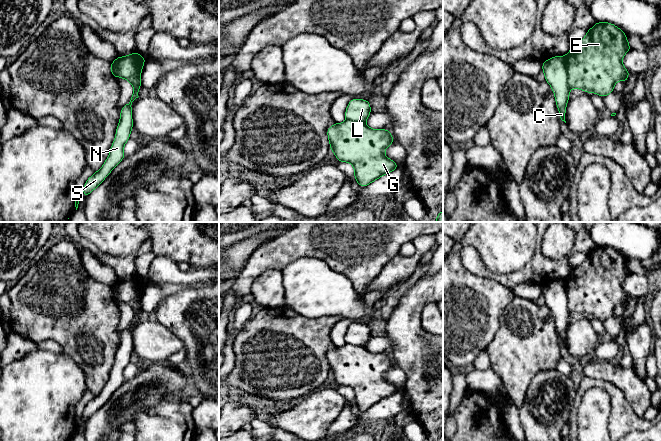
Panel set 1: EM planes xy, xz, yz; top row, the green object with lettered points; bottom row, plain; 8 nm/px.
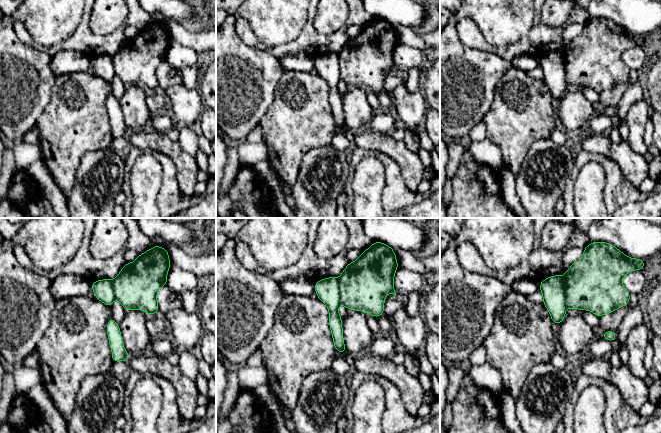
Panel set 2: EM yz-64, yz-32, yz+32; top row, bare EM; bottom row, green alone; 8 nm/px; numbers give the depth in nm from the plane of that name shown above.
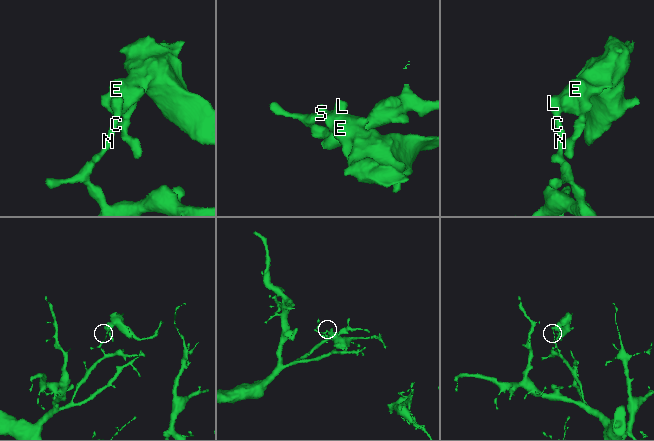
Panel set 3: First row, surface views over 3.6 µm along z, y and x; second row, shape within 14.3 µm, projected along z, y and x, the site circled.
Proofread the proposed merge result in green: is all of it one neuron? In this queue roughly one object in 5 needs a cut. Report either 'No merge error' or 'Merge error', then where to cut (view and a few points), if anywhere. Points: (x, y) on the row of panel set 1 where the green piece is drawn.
Merge error. Split along yz (564, 56), (567, 84), (570, 87)

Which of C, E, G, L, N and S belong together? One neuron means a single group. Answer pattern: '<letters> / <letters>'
C L N S / E G

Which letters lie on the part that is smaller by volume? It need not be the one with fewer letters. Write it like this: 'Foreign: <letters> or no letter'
Foreign: E, G

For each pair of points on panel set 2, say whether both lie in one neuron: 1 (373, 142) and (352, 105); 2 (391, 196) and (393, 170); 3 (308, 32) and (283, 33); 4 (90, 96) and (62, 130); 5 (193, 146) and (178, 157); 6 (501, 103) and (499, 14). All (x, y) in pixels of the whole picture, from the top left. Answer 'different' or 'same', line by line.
1: different
2: same
3: different
4: same
5: different
6: different

